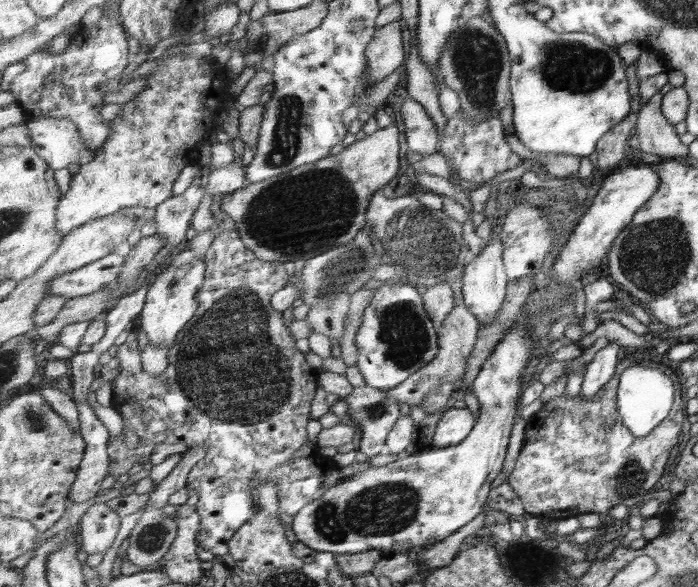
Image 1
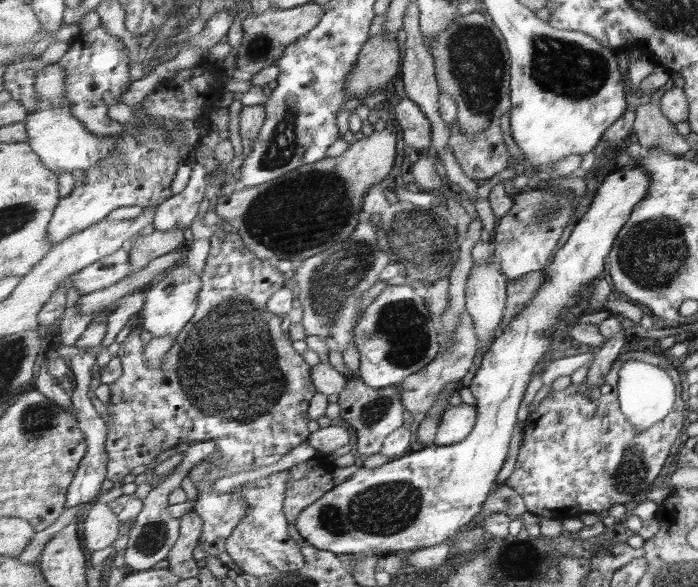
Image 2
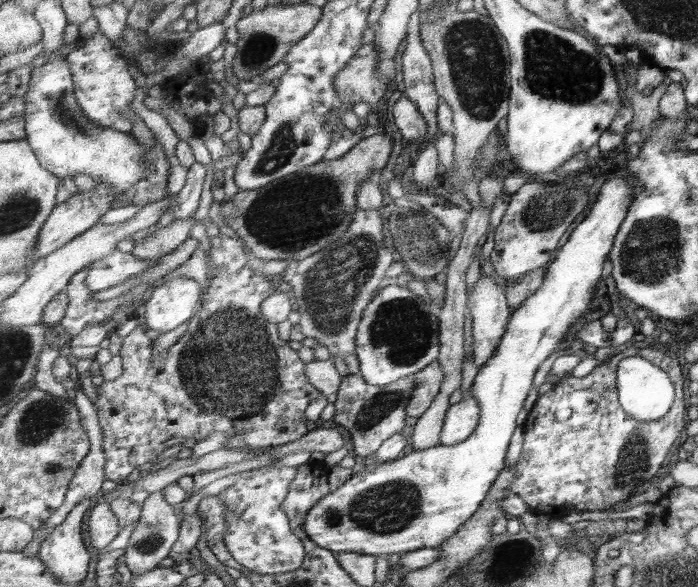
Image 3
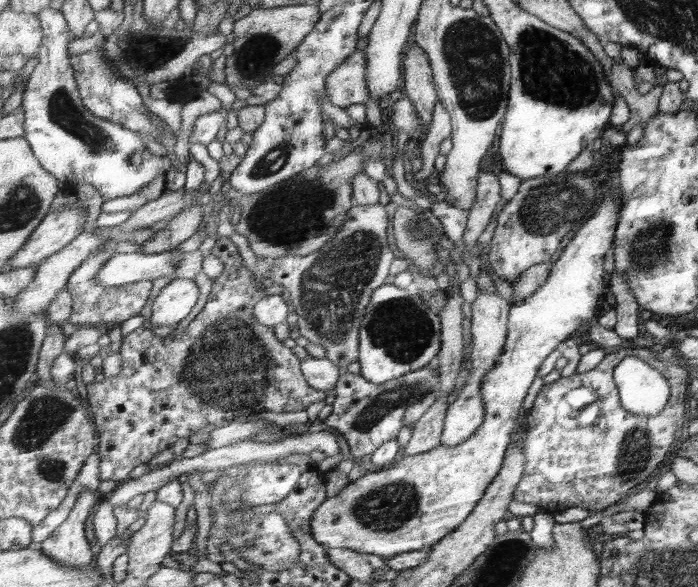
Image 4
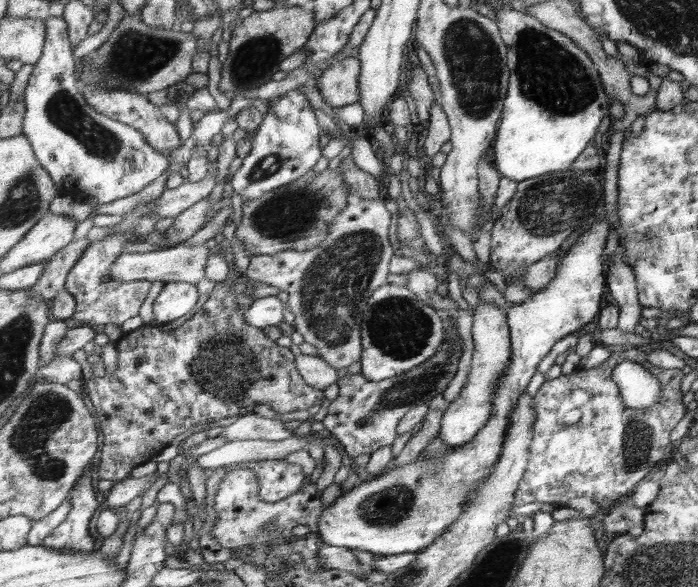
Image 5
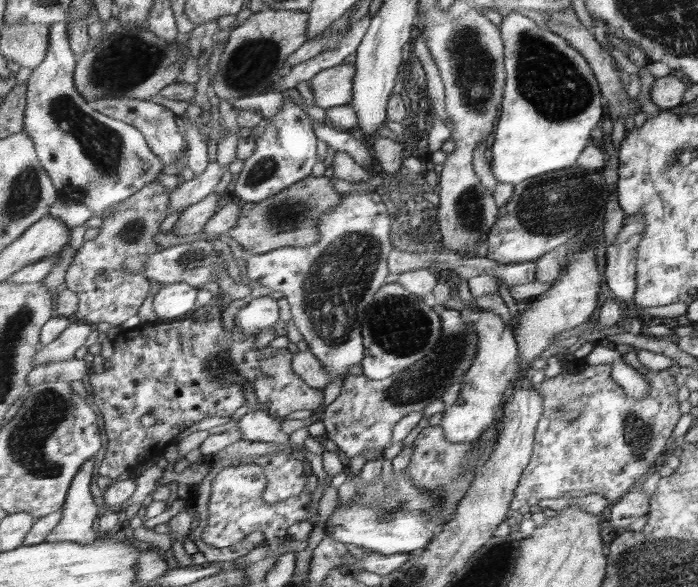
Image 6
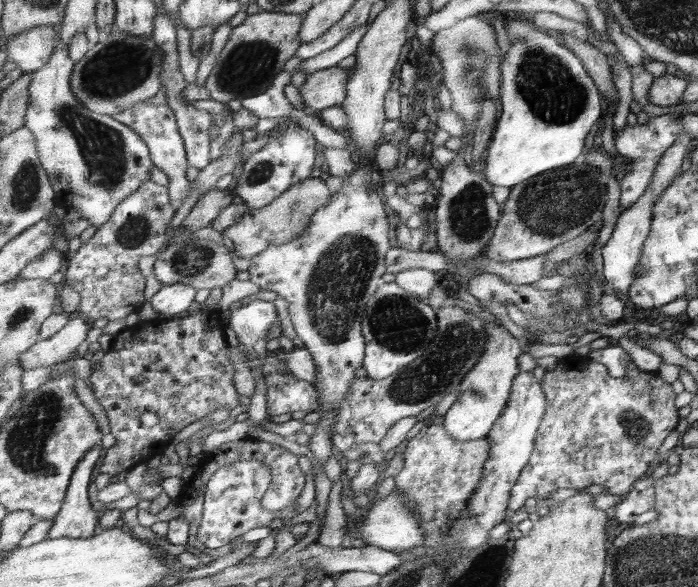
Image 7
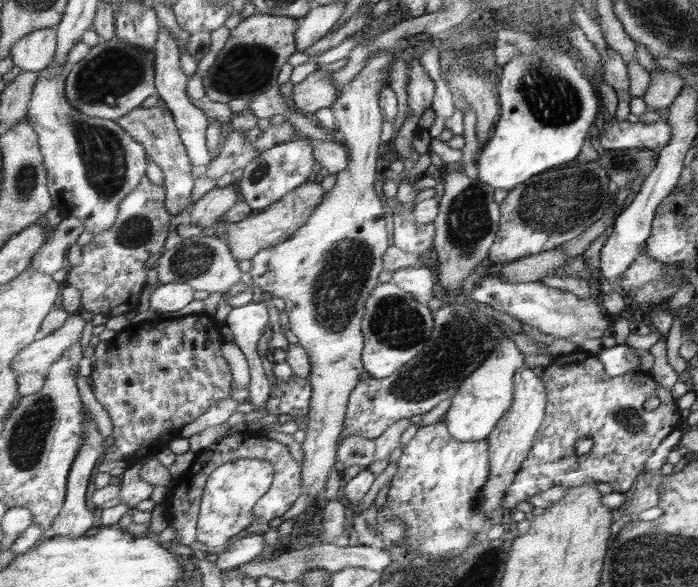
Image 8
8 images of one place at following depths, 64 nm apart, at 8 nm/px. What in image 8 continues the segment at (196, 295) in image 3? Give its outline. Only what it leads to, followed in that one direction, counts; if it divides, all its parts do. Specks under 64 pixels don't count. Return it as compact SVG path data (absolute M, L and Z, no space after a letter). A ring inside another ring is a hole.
M181 282L160 283L150 296L149 311L157 314L179 312L193 300L195 300L195 287Z

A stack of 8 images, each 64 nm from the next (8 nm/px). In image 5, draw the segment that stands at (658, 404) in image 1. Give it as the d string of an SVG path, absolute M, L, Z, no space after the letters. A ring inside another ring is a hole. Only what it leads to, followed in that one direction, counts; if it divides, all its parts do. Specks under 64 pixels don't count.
M631 359L618 364L612 374L627 406L647 410L661 398L661 383L655 380L651 370Z

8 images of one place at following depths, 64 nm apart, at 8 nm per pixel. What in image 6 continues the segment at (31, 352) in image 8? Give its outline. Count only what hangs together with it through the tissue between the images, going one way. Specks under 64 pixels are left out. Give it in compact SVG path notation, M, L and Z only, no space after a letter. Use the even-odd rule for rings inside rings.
M73 318L69 328L55 342L41 346L39 352L33 358L33 363L37 366L73 359L75 352L85 346L85 342L89 340L94 329L94 325Z

